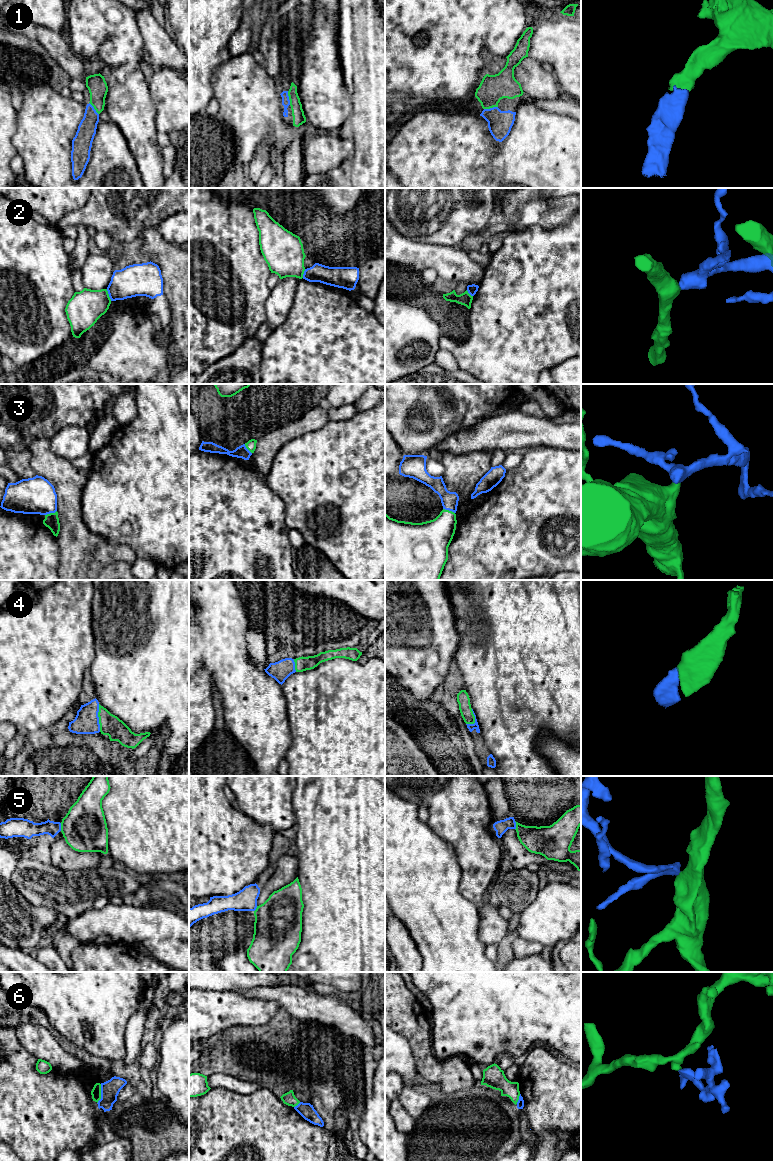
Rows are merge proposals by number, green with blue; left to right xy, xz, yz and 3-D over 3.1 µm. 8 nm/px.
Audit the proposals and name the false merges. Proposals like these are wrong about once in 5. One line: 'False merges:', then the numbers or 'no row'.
False merges: 2, 5, 6

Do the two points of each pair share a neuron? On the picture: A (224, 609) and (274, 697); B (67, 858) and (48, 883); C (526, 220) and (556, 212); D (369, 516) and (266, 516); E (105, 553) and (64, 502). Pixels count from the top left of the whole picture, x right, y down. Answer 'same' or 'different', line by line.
A: same
B: different
C: same
D: different
E: same

